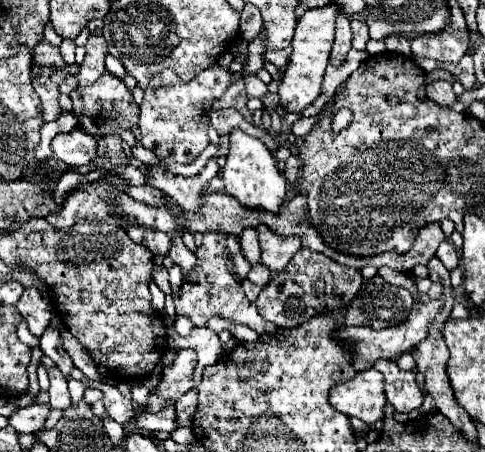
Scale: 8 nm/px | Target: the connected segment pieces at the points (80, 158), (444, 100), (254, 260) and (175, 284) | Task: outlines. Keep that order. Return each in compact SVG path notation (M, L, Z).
M74 128L68 134L58 134L52 138L52 152L68 166L90 164L90 160L96 156L96 140L82 128Z
M436 80L436 82L428 84L426 92L428 92L428 96L430 96L436 104L440 104L440 106L450 106L450 104L456 102L456 94L454 94L450 82Z
M246 228L242 234L240 234L240 248L242 248L242 254L244 258L256 266L260 264L260 246L258 246L258 238L256 238L256 228Z
M174 264L170 269L168 269L168 273L171 284L171 294L173 296L178 296L178 294L180 294L181 285L183 283L181 269L178 265Z

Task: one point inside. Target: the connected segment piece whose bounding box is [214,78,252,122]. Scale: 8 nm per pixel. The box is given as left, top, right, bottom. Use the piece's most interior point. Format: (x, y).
(235, 97)

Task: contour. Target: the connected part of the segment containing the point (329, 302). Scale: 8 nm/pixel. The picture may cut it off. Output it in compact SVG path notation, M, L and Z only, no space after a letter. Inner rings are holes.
M300 248L288 266L274 274L272 280L262 288L256 304L258 312L262 312L262 318L278 324L278 328L298 328L320 312L348 306L360 292L362 284L363 277L359 269L342 266L320 252Z

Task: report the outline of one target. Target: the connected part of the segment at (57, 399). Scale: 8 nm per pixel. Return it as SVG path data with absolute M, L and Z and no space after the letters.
M52 366L52 368L48 368L48 376L50 376L50 390L48 390L48 394L50 394L50 406L52 408L62 408L62 410L70 408L72 402L70 402L68 382L62 376L62 372L56 366Z

